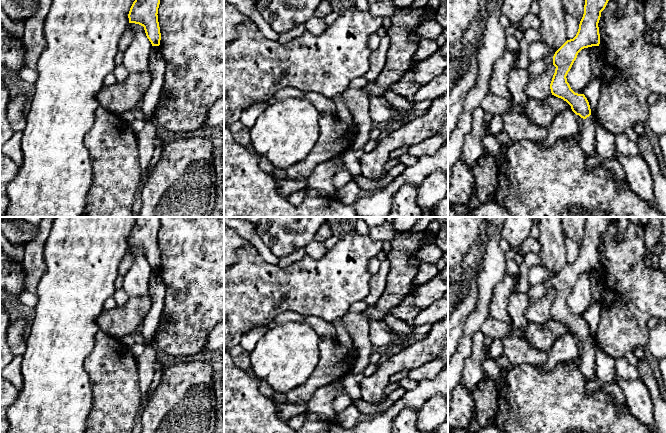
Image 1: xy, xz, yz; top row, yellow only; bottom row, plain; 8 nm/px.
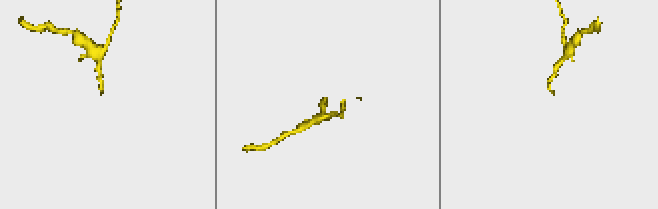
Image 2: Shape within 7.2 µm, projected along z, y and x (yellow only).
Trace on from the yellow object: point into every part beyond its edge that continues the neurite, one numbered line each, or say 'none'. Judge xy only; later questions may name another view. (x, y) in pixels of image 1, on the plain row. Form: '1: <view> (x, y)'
none

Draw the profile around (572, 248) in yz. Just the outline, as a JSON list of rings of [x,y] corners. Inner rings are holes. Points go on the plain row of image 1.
[[[564,234],[564,243],[567,251],[567,264],[573,263],[578,256],[580,245],[569,239],[566,234]]]

